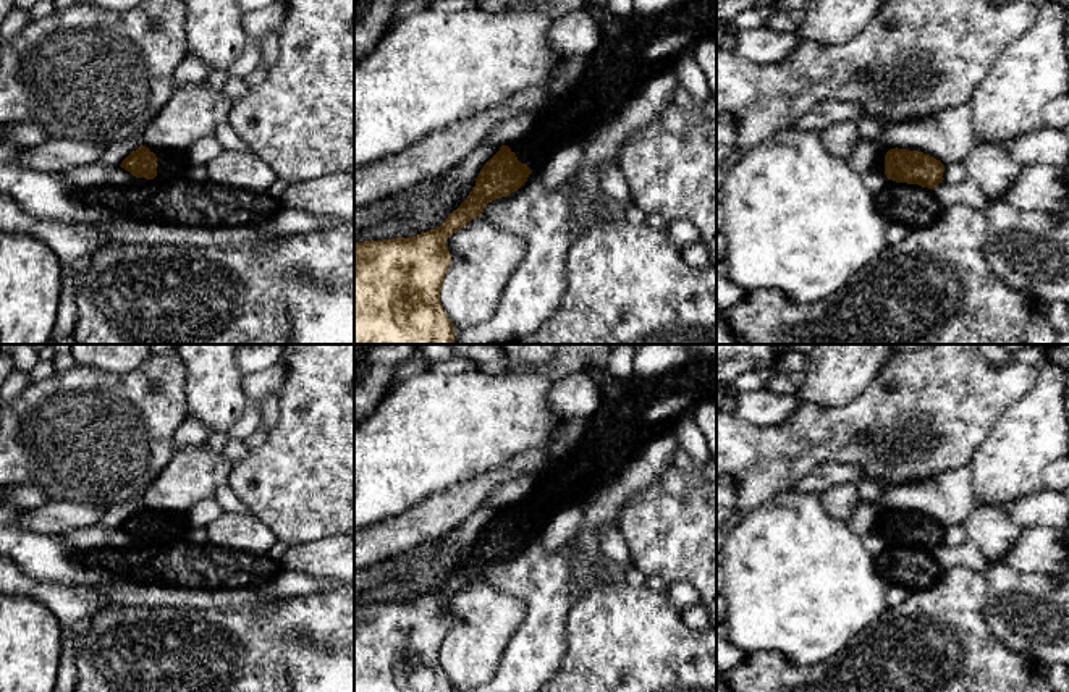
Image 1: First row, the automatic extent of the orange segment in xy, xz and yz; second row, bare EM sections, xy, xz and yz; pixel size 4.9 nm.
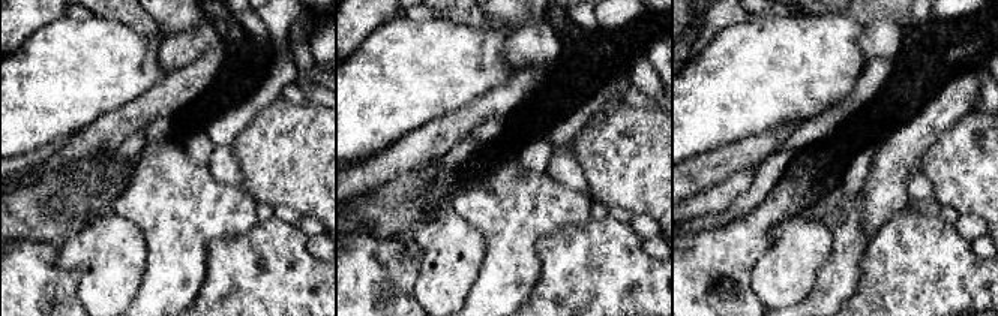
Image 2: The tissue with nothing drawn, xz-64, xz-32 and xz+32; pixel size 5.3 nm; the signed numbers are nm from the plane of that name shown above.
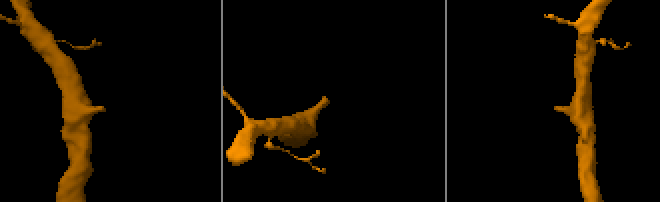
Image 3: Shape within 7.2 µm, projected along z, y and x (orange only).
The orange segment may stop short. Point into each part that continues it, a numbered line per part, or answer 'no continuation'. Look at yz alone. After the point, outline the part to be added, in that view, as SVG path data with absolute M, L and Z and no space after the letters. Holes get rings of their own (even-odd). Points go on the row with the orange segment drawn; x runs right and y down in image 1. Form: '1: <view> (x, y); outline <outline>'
1: yz (880, 157); outline M880 147L880 149L878 149L878 154L877 154L877 160L875 160L875 170L877 170L886 181L889 181L889 179L888 179L886 175L885 175L885 155L886 155L886 152L888 152L889 149L893 149L893 147Z

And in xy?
1: xy (172, 165); outline M154 147L149 149L157 157L157 176L152 179L152 183L157 184L175 183L181 179L186 175L186 171L192 167L184 157L184 154L178 150L154 149Z

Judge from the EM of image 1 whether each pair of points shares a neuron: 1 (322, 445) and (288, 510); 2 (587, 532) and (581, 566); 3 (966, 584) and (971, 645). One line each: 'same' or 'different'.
1: same
2: same
3: same

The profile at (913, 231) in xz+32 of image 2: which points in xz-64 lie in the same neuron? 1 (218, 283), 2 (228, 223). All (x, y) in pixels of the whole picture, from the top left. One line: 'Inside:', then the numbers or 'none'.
Inside: 1

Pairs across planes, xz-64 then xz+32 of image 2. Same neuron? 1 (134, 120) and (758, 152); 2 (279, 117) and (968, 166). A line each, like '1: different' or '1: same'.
1: same
2: same

